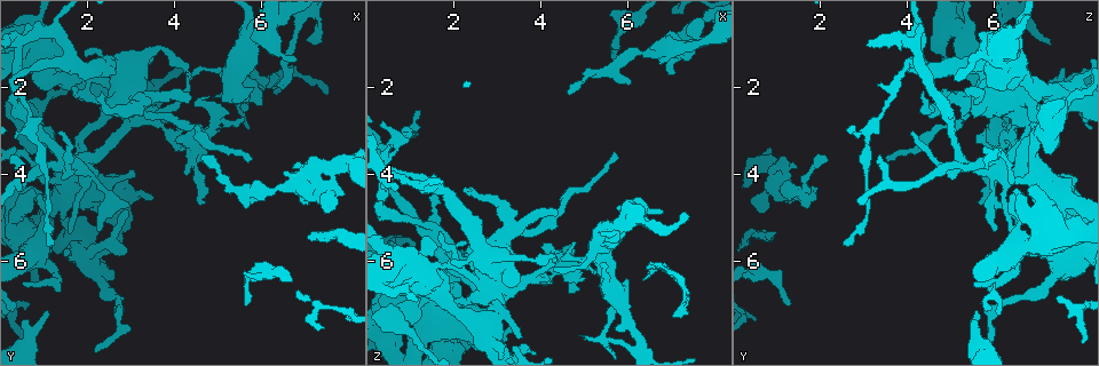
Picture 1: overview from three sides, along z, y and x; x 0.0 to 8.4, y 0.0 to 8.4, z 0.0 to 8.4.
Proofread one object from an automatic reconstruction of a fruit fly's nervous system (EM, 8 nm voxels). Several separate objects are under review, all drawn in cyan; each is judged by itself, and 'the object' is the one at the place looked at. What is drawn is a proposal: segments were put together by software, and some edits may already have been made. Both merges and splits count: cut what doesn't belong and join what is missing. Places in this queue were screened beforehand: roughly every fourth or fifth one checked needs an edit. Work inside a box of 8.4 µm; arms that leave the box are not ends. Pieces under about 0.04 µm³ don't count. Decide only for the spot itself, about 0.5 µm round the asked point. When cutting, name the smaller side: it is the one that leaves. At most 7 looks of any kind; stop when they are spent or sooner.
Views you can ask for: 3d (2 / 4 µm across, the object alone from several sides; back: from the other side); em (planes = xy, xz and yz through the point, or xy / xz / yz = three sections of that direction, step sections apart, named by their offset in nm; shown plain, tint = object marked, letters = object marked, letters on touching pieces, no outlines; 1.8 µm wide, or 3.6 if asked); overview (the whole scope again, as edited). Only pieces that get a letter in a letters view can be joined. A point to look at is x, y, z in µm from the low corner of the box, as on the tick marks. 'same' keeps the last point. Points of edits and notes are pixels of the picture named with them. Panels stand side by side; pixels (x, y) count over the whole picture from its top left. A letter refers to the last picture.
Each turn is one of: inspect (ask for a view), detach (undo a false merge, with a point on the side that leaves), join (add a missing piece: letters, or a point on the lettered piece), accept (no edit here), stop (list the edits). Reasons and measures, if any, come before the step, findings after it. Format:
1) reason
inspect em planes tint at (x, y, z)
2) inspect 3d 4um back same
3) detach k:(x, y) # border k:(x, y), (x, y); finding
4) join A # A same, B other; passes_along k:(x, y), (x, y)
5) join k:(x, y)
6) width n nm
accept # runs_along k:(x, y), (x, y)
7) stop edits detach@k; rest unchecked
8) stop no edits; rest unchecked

branch stops here
inspect 3d 2um at (4.65, 3.55, 2.10)

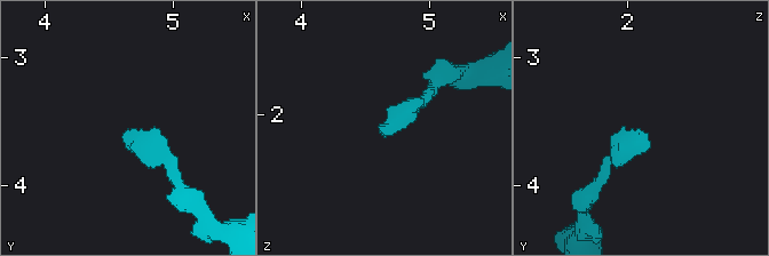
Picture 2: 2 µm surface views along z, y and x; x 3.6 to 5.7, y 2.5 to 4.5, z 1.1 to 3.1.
need the tissue
inspect em planes letters at (4.64, 3.60, 2.14)

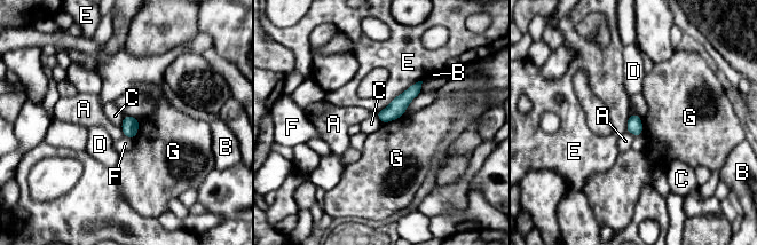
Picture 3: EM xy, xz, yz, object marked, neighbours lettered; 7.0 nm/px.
longest_contact E 400 nm
accept # A other, B other, C other, D other, E other, F other, G other; none of them fits

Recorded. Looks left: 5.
tapers out
inspect 3d 2um at (5.70, 3.70, 3.60)

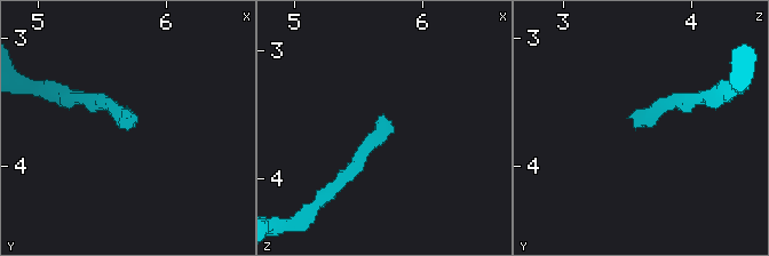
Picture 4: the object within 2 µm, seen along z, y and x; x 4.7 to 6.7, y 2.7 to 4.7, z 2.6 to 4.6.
inspect em planes letters at (5.64, 3.68, 3.54)

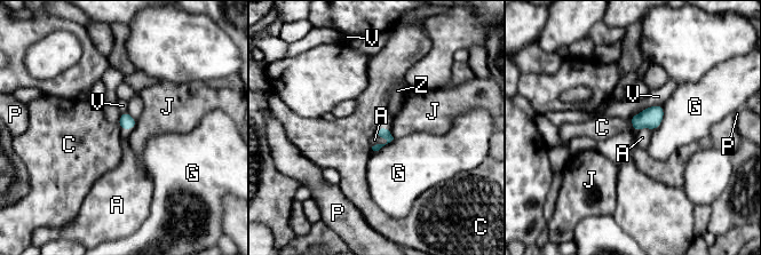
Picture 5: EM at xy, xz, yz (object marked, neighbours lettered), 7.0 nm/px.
accept # A other, C other, G other, J other, P other, V other, Z other; border 5:(118, 121), (120, 128); none of them fits

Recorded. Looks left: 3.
branch stops here
inspect em 3.6um planes letters at (7.45, 4.65, 1.25)

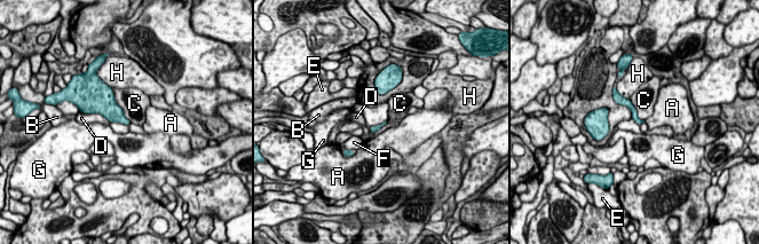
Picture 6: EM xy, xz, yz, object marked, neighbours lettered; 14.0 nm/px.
accept # A other, B other, C other, D other, E other, F other, G other, H other; runs_along 6:(618, 96), (640, 122); none of them fits

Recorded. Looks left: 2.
stop no edits; rest unchecked

